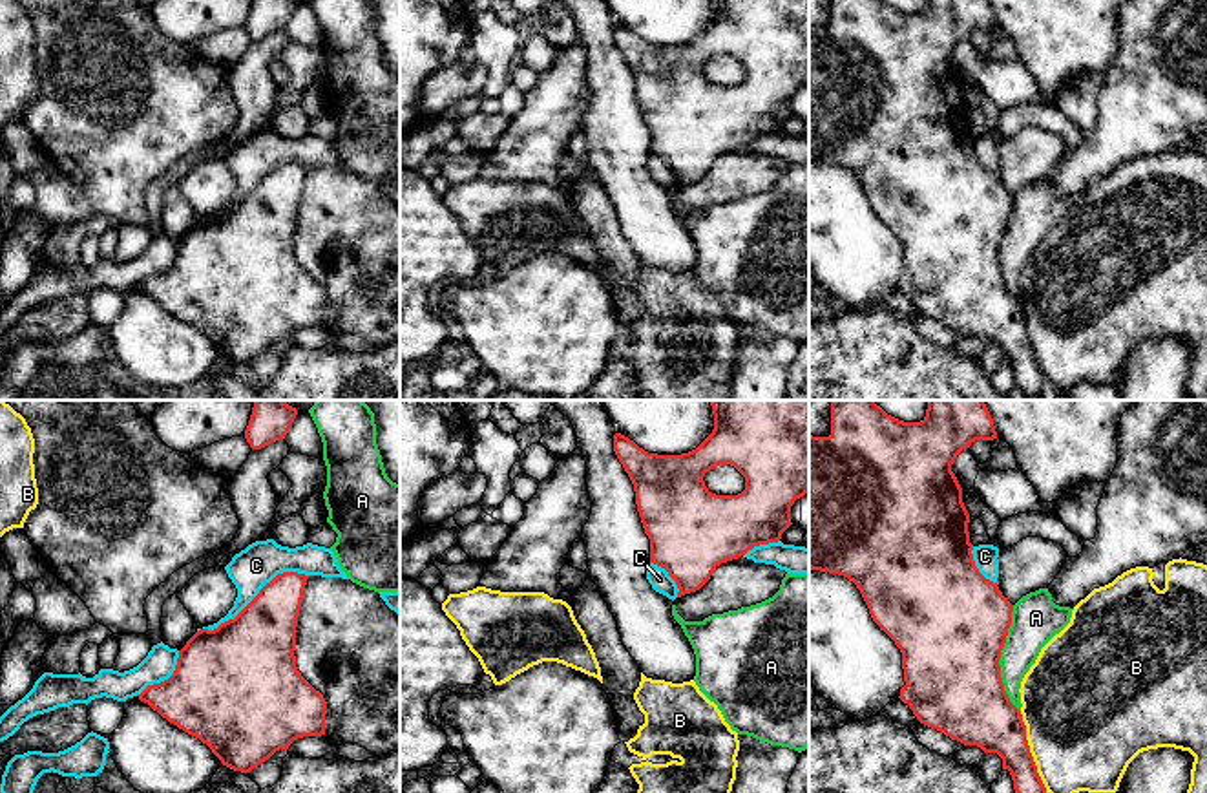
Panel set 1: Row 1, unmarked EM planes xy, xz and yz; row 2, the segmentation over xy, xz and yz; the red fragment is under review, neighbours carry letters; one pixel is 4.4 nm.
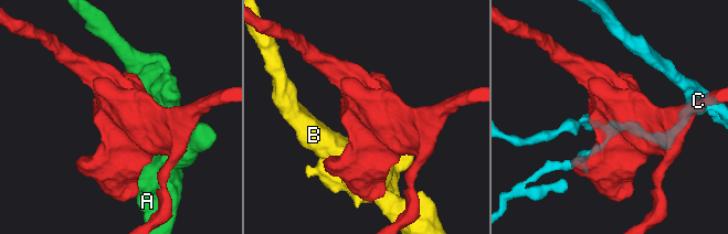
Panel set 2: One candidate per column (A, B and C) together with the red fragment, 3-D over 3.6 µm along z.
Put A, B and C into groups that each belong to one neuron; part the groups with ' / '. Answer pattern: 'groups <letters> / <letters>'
groups A / B / C

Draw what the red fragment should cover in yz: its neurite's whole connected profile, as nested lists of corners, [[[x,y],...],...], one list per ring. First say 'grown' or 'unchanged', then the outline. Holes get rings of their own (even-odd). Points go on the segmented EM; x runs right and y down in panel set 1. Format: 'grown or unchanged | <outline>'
unchanged | [[[831,400],[831,435],[809,435],[809,570],[847,577],[860,590],[873,621],[902,652],[906,685],[900,700],[917,720],[964,745],[997,753],[1015,793],[1046,793],[1026,740],[1021,711],[1010,702],[1001,678],[1001,650],[1012,625],[1013,605],[973,561],[970,513],[951,471],[957,455],[997,431],[982,400],[928,400],[920,422],[887,415],[875,400]]]

